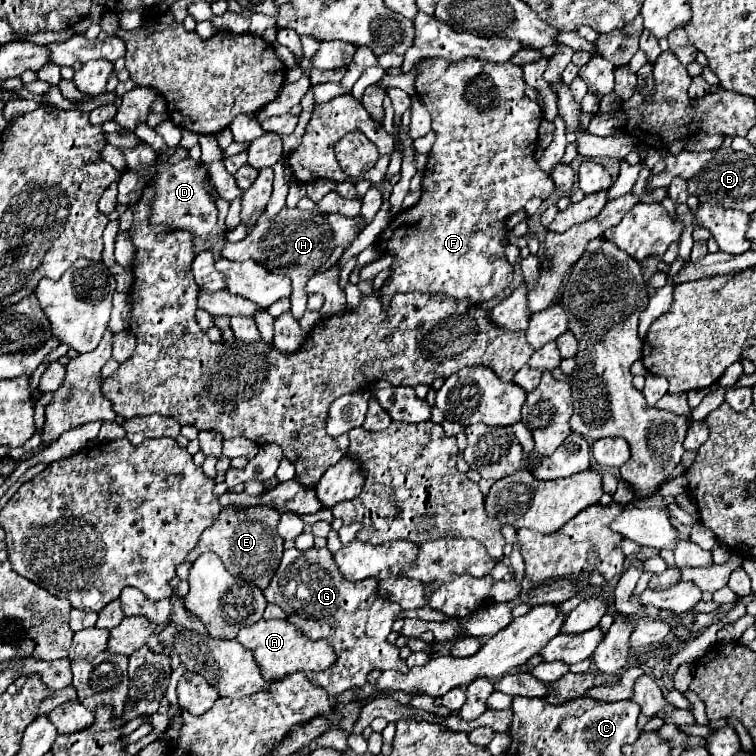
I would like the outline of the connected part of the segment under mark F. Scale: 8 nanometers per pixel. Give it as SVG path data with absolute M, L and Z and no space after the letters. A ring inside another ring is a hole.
M425 58L419 60L413 70L417 72L417 96L431 114L437 140L425 166L421 200L413 208L399 212L375 242L381 254L393 256L391 276L383 282L379 300L385 312L389 312L391 298L405 292L443 294L455 300L469 300L479 306L503 292L513 280L513 268L505 258L505 248L509 244L505 220L523 208L529 199L538 197L545 200L555 190L551 176L543 172L533 158L537 148L541 106L527 98L523 68L511 62L493 64L477 58L449 62L441 58ZM465 188L487 188L481 202L481 210L485 210L485 214L469 216L469 210L465 208Z

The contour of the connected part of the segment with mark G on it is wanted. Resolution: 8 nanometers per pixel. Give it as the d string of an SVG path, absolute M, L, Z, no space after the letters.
M297 548L285 550L273 580L263 594L267 602L277 604L287 614L287 620L293 622L303 636L309 640L325 640L333 646L337 656L335 664L323 672L305 674L309 682L327 690L333 708L337 706L337 696L345 690L361 688L371 670L409 670L405 660L399 656L399 648L387 640L401 608L393 604L391 596L379 592L377 580L345 580L327 548L311 548L305 552Z

